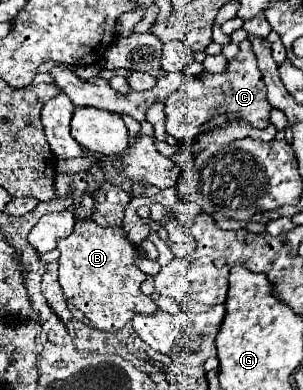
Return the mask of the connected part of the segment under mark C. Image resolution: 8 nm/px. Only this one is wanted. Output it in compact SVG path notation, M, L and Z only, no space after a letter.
M239 51L229 61L227 71L223 73L187 76L185 83L177 91L173 91L163 103L165 103L165 131L173 135L181 145L189 145L197 135L237 119L245 119L253 127L267 127L271 111L271 105L267 101L267 89L253 51Z

